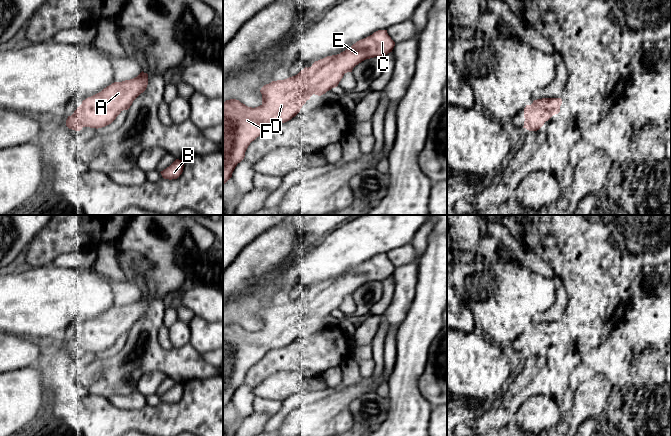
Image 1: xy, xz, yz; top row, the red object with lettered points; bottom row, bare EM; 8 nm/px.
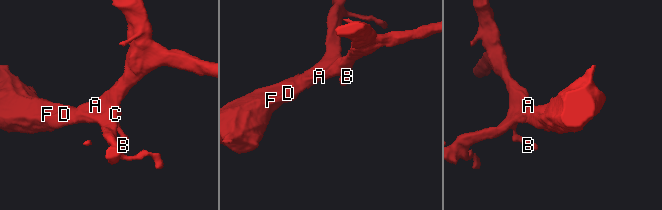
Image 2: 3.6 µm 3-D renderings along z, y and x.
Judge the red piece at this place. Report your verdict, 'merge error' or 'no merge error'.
no merge error

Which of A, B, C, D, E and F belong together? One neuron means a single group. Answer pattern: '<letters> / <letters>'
A B C D E F

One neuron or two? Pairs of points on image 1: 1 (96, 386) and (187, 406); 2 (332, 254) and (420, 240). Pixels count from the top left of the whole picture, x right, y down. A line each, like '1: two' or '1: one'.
1: two
2: two

